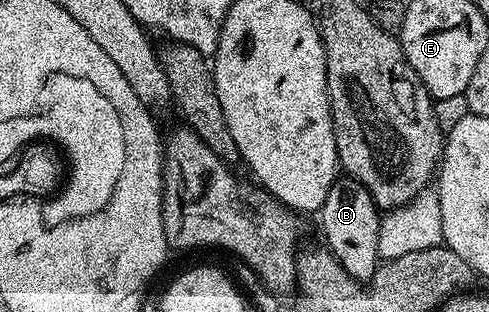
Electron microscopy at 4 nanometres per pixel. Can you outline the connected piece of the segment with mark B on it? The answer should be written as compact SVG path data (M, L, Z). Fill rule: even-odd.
M340 177L334 181L318 212L327 248L340 261L341 267L358 282L369 282L380 266L378 253L381 216L371 194L349 177Z

